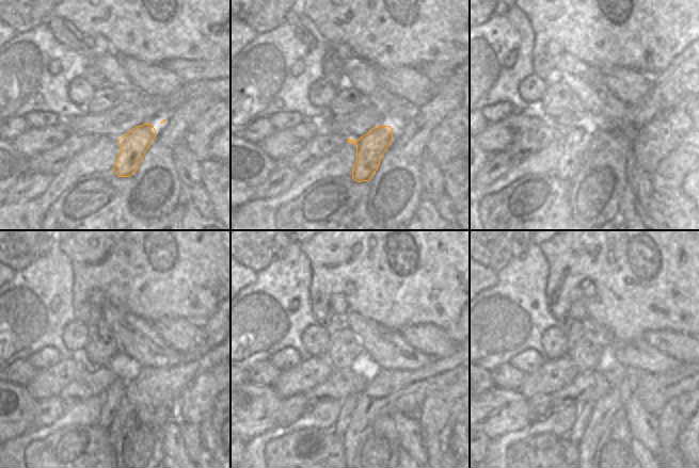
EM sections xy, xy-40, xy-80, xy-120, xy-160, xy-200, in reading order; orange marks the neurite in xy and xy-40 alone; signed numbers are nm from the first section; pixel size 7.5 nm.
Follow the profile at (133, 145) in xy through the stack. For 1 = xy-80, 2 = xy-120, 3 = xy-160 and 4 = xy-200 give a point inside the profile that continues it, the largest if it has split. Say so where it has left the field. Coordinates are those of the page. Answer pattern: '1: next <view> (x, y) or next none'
1: next xy-80 (601, 151)
2: next xy-120 (112, 397)
3: next xy-160 (349, 404)
4: next xy-200 (574, 435)

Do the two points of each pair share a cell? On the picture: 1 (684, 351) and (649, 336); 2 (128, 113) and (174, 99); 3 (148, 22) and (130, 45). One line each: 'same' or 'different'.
1: same
2: same
3: same

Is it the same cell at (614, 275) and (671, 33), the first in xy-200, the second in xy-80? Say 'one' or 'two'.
one

